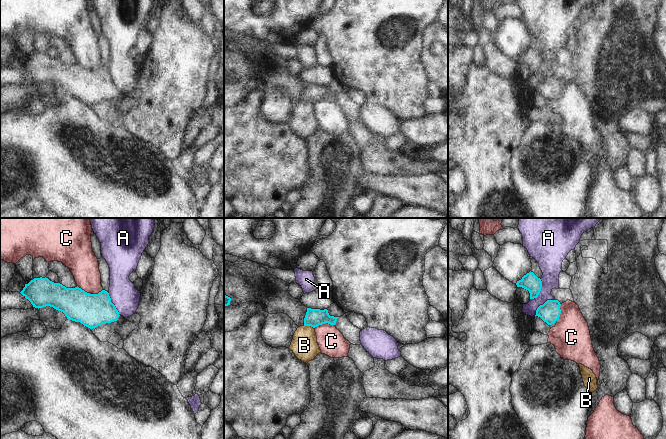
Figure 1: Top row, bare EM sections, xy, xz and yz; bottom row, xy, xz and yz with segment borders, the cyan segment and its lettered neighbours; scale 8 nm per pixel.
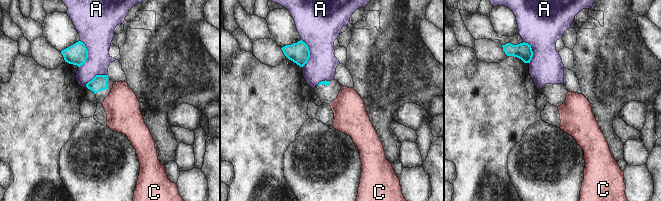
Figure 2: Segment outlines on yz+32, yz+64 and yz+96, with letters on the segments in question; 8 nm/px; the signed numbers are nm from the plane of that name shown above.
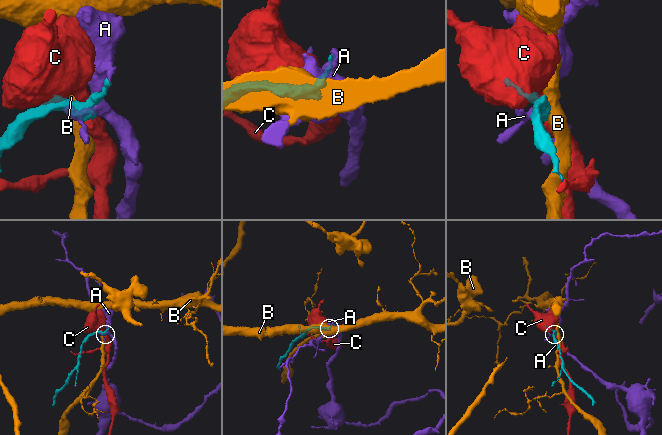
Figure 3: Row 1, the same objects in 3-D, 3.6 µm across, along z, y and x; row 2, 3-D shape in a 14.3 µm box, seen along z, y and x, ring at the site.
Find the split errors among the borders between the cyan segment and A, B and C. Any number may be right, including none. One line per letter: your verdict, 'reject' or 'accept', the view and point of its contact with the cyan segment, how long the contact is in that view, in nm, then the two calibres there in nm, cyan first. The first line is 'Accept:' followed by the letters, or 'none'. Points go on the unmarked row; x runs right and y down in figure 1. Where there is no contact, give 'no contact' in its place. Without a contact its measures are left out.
Accept: none
A: reject; meets cyan in yz at (540, 66); contact 190 nm long; 140 nm thick on the cyan side, 190 nm on the other
B: reject; meets cyan in xz at (309, 101); contact 90 nm long; 140 nm thick on the cyan side, 220 nm on the other
C: reject; meets cyan in xy at (89, 69); contact 220 nm long; 280 nm thick on the cyan side, 240 nm on the other

